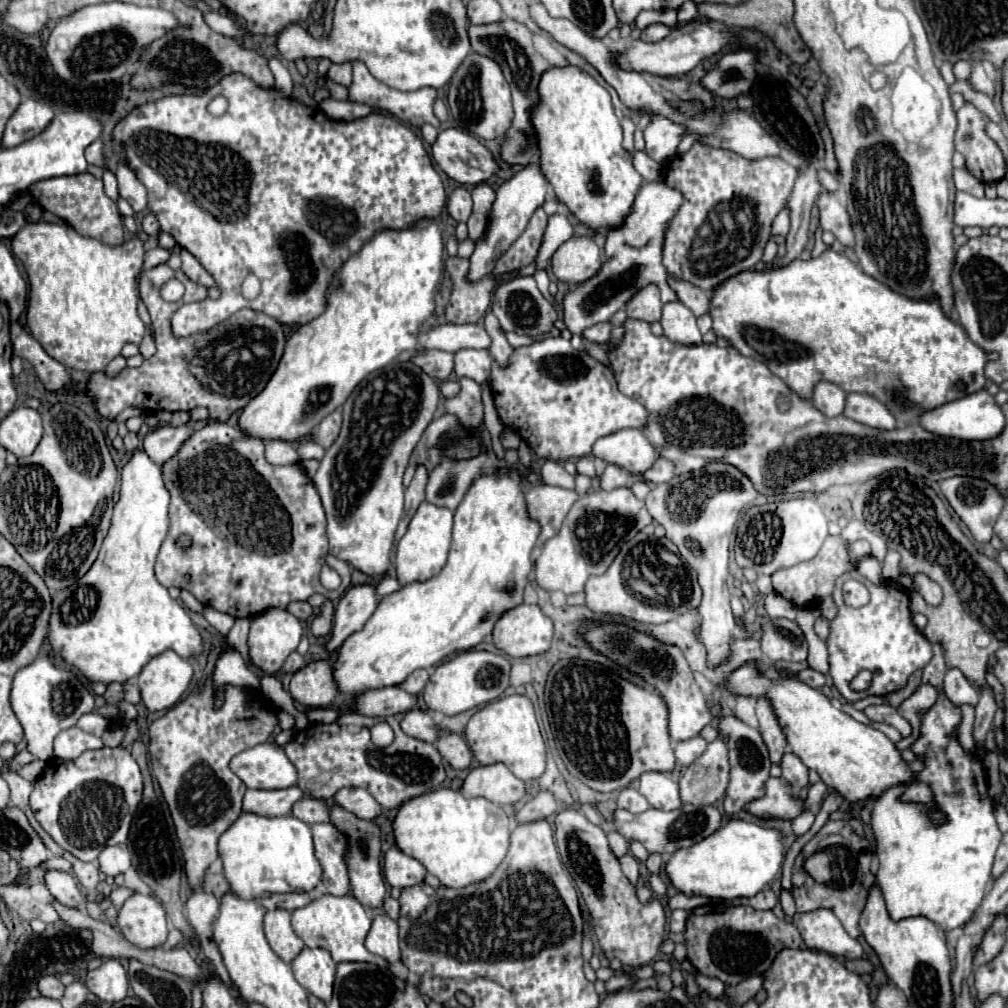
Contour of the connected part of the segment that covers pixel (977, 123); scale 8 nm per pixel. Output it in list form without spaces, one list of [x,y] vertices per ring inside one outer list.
[[[965,102],[957,112],[957,122],[955,148],[965,156],[965,168],[969,174],[985,184],[999,182],[1005,176],[1007,164],[997,142],[985,132],[989,116],[971,102]]]

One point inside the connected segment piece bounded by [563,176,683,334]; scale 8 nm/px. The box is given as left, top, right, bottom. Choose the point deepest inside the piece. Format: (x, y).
(634, 251)

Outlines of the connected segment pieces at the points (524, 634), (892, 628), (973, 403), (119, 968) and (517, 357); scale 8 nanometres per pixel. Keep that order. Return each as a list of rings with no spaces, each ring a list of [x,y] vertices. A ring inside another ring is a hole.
[[[521,604],[507,610],[493,630],[493,644],[507,656],[525,658],[551,648],[553,620],[539,606]]]
[[[847,572],[847,574],[839,576],[839,580],[835,582],[833,600],[837,606],[837,614],[831,620],[831,632],[827,638],[829,676],[833,680],[833,686],[841,692],[841,696],[847,702],[855,702],[865,696],[885,696],[893,690],[905,688],[909,676],[915,670],[925,668],[933,658],[933,648],[931,648],[929,640],[915,628],[915,624],[911,620],[909,592],[905,588],[901,588],[899,584],[893,584],[887,580],[881,584],[863,580],[871,592],[871,600],[867,606],[853,608],[843,602],[841,584],[845,582],[845,578],[861,580],[861,574]],[[859,670],[871,670],[871,674],[873,674],[873,682],[865,692],[855,692],[849,688],[849,682],[853,680],[853,676]]]
[[[979,390],[971,396],[953,400],[951,404],[933,408],[931,412],[923,412],[923,416],[919,416],[919,424],[929,432],[935,432],[937,436],[959,438],[959,440],[989,440],[1003,430],[1005,418],[1001,414],[1001,408],[995,404],[993,396],[987,390]]]
[[[115,958],[103,960],[97,970],[91,970],[87,974],[85,986],[105,1002],[119,1002],[127,996],[129,990],[127,970]]]
[[[545,338],[535,342],[533,346],[515,348],[511,356],[511,364],[501,370],[493,364],[491,388],[495,396],[495,406],[505,428],[517,432],[541,458],[549,460],[567,460],[581,458],[591,454],[591,446],[597,438],[609,436],[611,432],[619,432],[623,428],[645,428],[647,424],[647,408],[639,404],[635,398],[623,396],[617,388],[615,374],[611,368],[603,366],[599,360],[591,358],[587,352],[575,352],[565,338]]]

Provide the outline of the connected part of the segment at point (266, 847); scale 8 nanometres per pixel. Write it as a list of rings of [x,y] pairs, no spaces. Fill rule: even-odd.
[[[243,812],[219,838],[219,856],[231,890],[245,900],[277,892],[311,892],[323,876],[313,852],[311,826],[295,816],[259,816]]]

